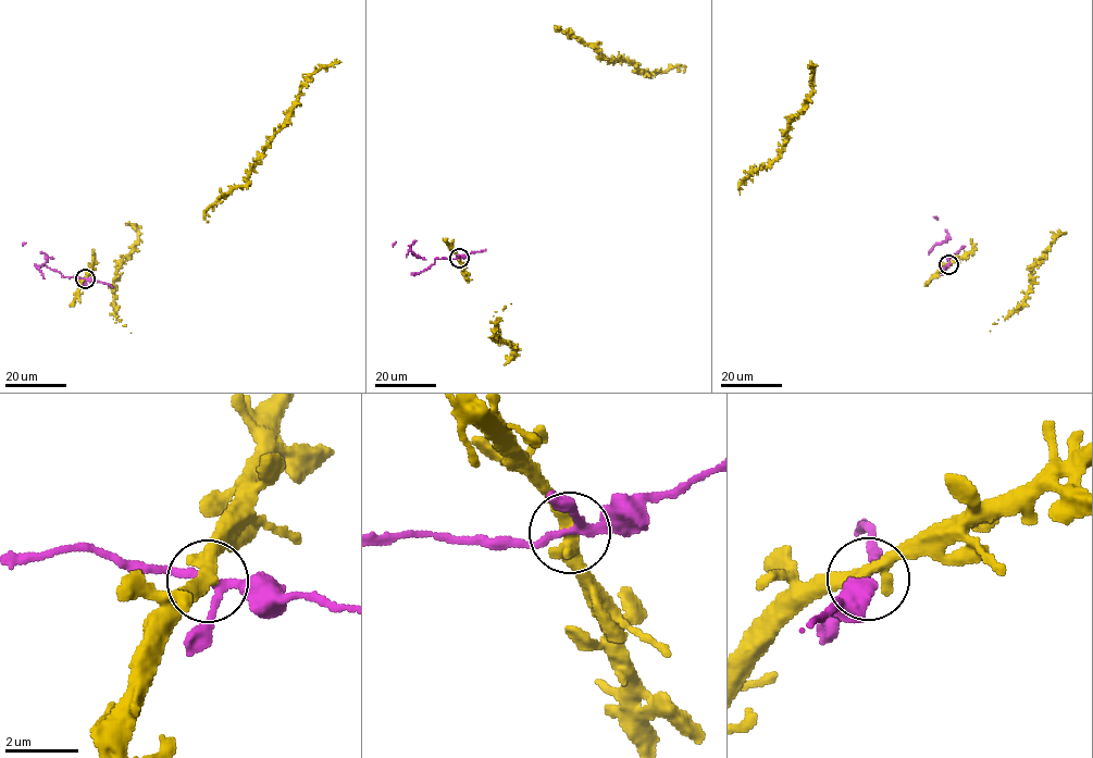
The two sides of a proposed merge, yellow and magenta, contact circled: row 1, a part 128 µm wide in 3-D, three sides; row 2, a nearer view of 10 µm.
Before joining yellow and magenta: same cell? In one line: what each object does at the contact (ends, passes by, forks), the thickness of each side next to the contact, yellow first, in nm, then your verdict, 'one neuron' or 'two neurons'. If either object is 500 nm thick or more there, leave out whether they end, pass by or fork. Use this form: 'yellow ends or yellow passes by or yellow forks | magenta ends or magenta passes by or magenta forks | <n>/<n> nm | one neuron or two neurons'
yellow passes by | magenta forks | 360/200 nm | two neurons

